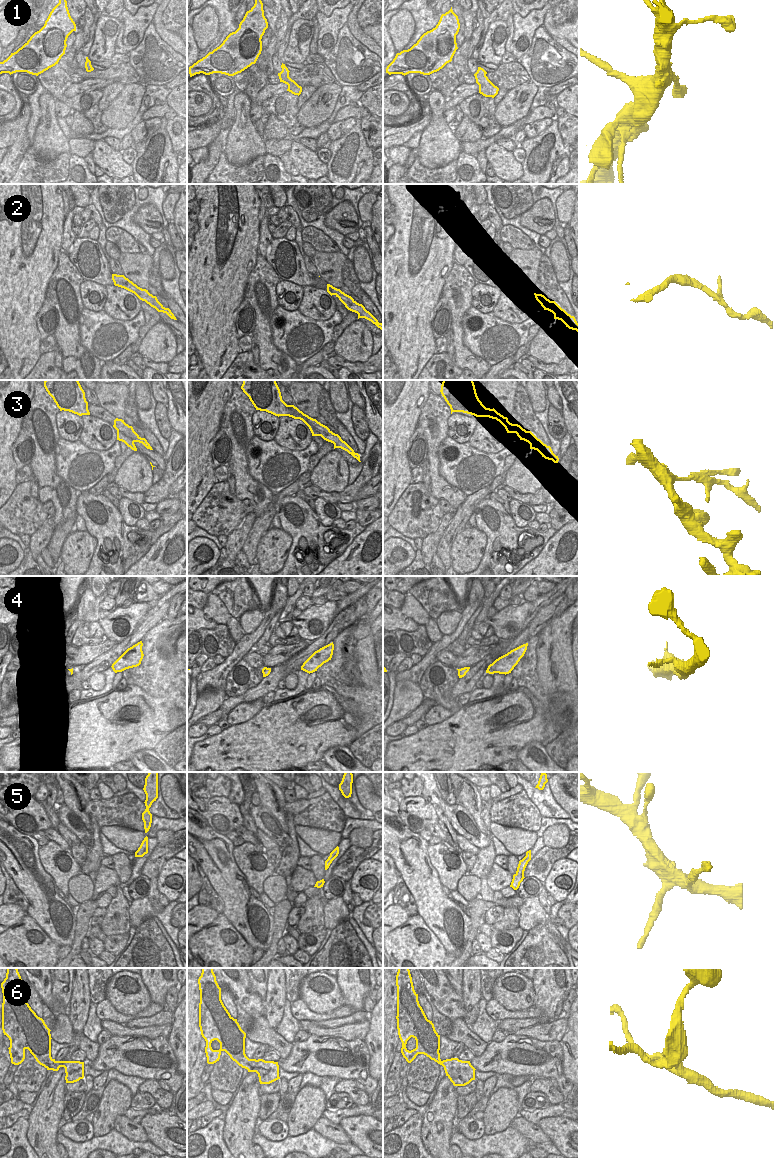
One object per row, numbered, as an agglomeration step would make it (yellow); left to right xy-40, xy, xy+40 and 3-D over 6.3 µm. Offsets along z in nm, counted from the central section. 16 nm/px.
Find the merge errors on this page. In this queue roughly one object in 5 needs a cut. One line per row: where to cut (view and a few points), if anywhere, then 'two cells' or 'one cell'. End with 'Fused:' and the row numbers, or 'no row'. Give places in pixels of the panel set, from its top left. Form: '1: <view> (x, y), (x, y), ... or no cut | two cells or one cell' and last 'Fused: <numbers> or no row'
1: no cut | one cell
2: no cut | one cell
3: xy-40 (117, 429), (134, 441) | two cells
4: no cut | one cell
5: no cut | one cell
6: no cut | one cell
Fused: 3

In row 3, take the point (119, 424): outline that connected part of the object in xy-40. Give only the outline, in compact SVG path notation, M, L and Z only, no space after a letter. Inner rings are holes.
M116 418L114 420L113 427L121 431L123 434L125 434L127 437L131 438L134 442L142 443L147 449L153 450L150 444L147 442L145 438L141 438L133 429L132 426L129 426L124 422L122 419Z

